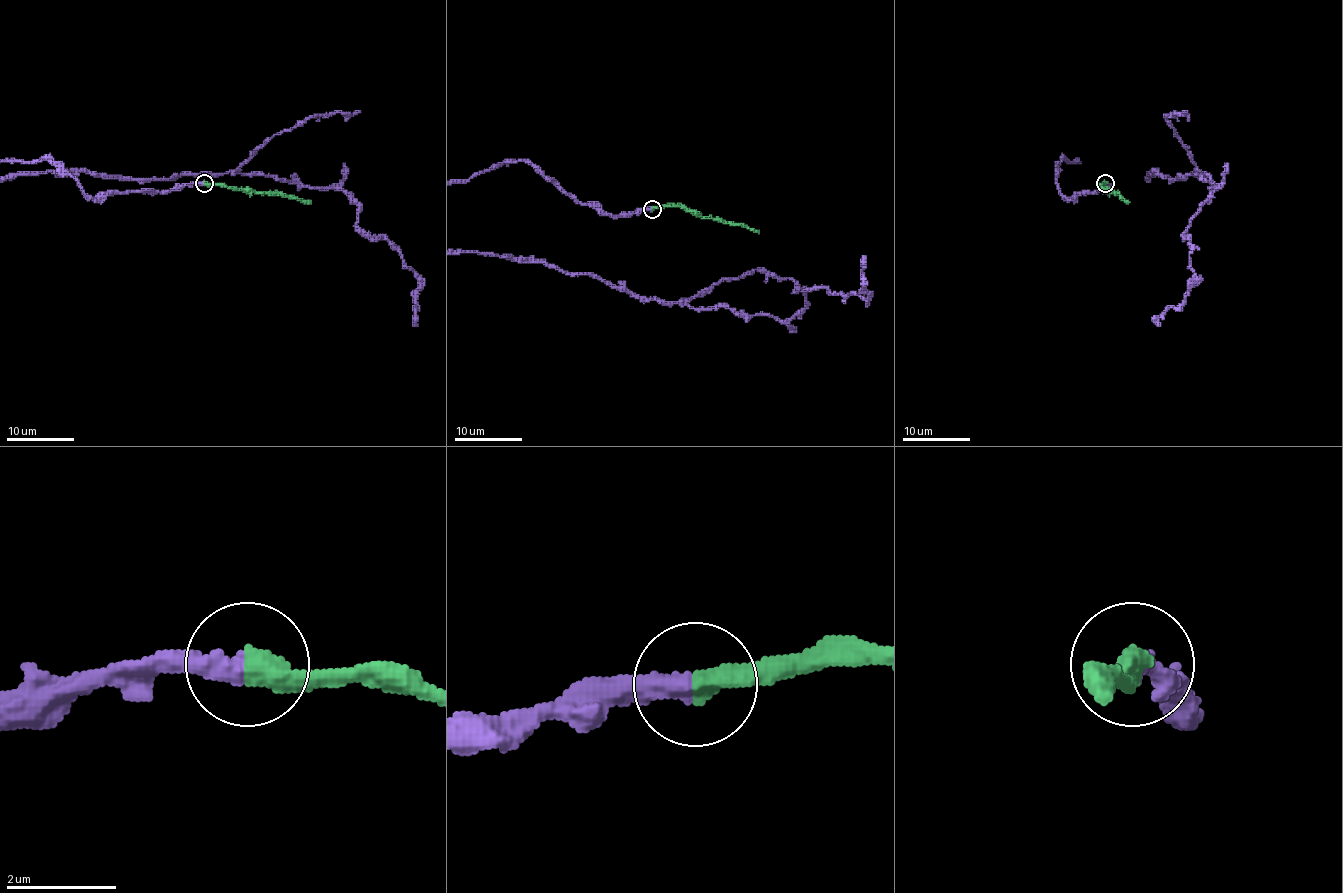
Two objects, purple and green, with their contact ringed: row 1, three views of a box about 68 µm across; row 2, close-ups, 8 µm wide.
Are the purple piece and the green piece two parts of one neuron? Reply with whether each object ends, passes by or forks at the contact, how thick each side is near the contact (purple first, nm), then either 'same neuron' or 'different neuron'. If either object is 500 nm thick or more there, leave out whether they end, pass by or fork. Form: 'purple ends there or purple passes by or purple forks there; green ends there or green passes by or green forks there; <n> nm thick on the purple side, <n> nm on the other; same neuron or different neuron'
purple ends there; green ends there; 420 nm thick on the purple side, 460 nm on the other; same neuron

